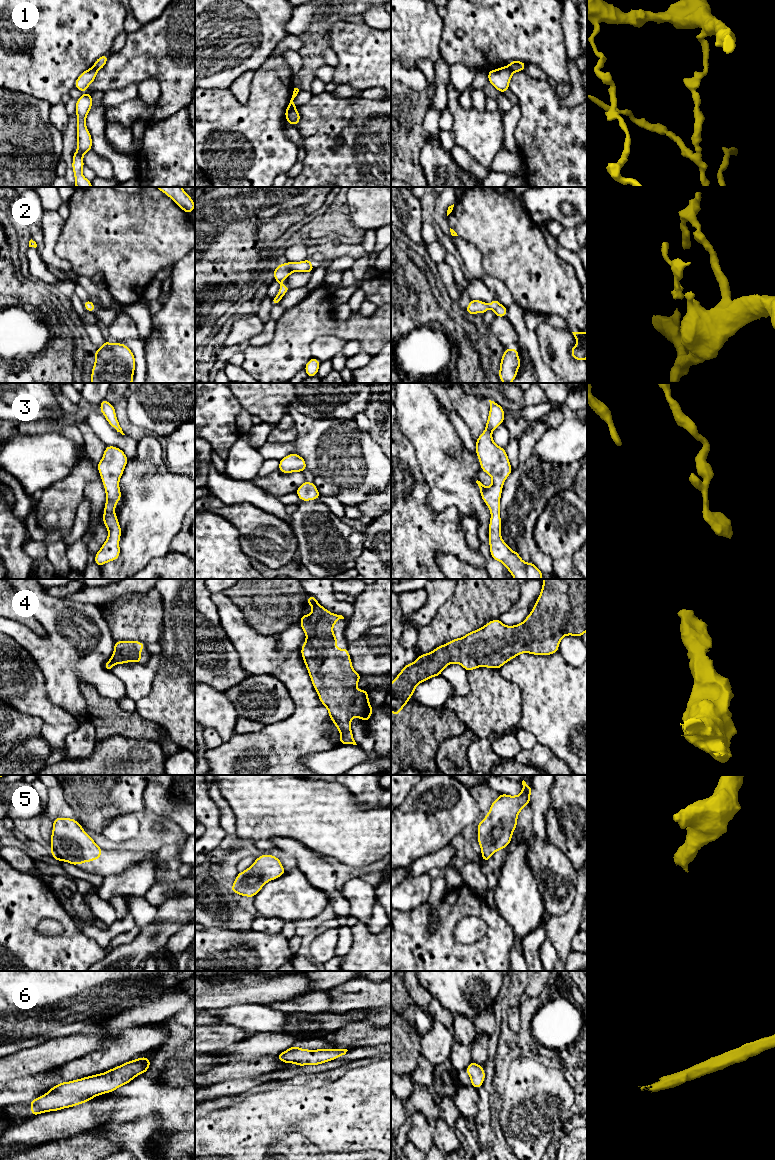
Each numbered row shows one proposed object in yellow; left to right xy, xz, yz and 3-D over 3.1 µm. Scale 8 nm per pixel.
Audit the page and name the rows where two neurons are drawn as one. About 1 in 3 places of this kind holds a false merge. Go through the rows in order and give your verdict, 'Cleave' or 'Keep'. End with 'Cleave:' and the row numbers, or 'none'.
1: Cleave
2: Keep
3: Keep
4: Keep
5: Keep
6: Keep
Cleave: 1

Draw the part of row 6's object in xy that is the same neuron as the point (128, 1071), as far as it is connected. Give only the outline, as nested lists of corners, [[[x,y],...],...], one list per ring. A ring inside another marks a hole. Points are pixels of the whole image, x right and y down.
[[[141,1057],[101,1074],[55,1085],[46,1094],[29,1102],[32,1116],[74,1107],[92,1100],[95,1096],[115,1091],[139,1074],[145,1073],[150,1063],[147,1057]]]

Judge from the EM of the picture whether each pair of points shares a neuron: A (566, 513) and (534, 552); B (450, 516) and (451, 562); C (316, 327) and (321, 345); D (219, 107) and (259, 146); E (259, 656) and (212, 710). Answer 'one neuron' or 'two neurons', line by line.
A: two neurons
B: two neurons
C: two neurons
D: one neuron
E: two neurons

